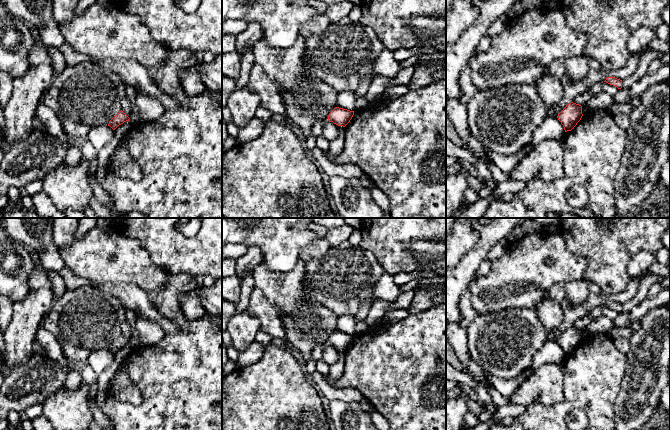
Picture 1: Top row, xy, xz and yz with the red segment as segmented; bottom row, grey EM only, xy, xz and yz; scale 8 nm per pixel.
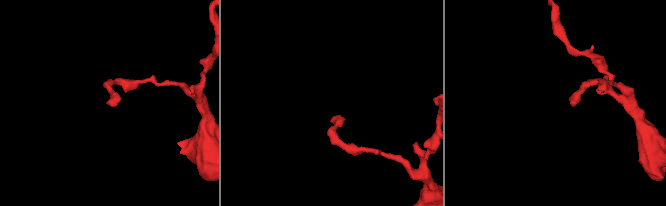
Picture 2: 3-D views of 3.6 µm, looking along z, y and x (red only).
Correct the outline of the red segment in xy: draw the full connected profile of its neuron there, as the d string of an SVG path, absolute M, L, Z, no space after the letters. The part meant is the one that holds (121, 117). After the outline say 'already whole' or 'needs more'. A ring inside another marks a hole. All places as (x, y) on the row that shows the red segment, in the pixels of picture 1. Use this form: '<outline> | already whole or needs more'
M121 110L116 116L114 116L110 121L108 126L115 130L119 125L126 121L129 121L129 117Z | already whole

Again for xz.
M336 107L328 115L329 122L345 127L354 115L354 111Z | already whole

